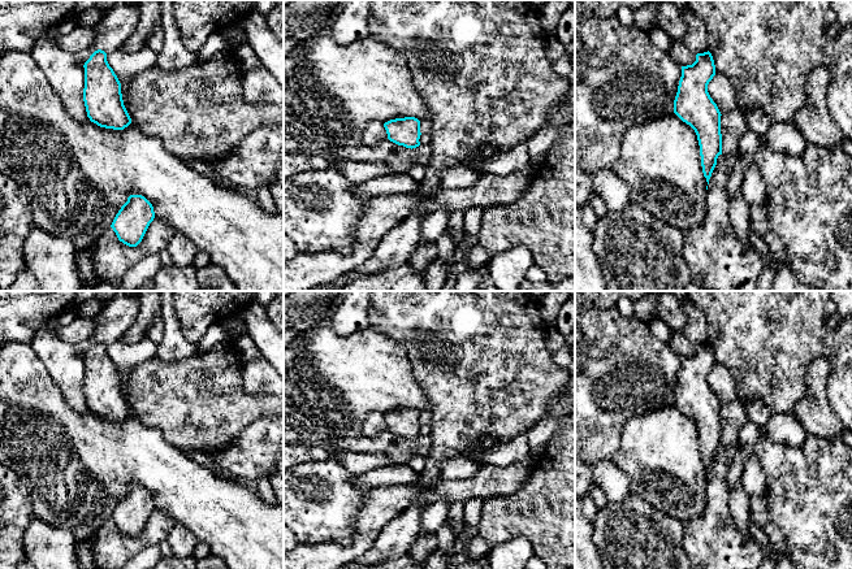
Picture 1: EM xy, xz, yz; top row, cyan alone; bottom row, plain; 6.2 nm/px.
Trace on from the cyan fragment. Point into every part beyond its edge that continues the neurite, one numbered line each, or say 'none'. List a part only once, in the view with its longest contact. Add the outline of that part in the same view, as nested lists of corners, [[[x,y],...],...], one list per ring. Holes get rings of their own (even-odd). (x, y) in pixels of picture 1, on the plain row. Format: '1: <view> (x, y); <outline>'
none

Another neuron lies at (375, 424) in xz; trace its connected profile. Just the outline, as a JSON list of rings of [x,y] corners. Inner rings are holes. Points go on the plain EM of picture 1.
[[[372,412],[367,416],[362,426],[362,434],[364,436],[376,436],[388,430],[386,421],[382,413]]]

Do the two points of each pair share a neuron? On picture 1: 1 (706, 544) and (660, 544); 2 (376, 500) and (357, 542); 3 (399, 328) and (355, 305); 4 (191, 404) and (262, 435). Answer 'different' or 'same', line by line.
1: different
2: same
3: different
4: different

